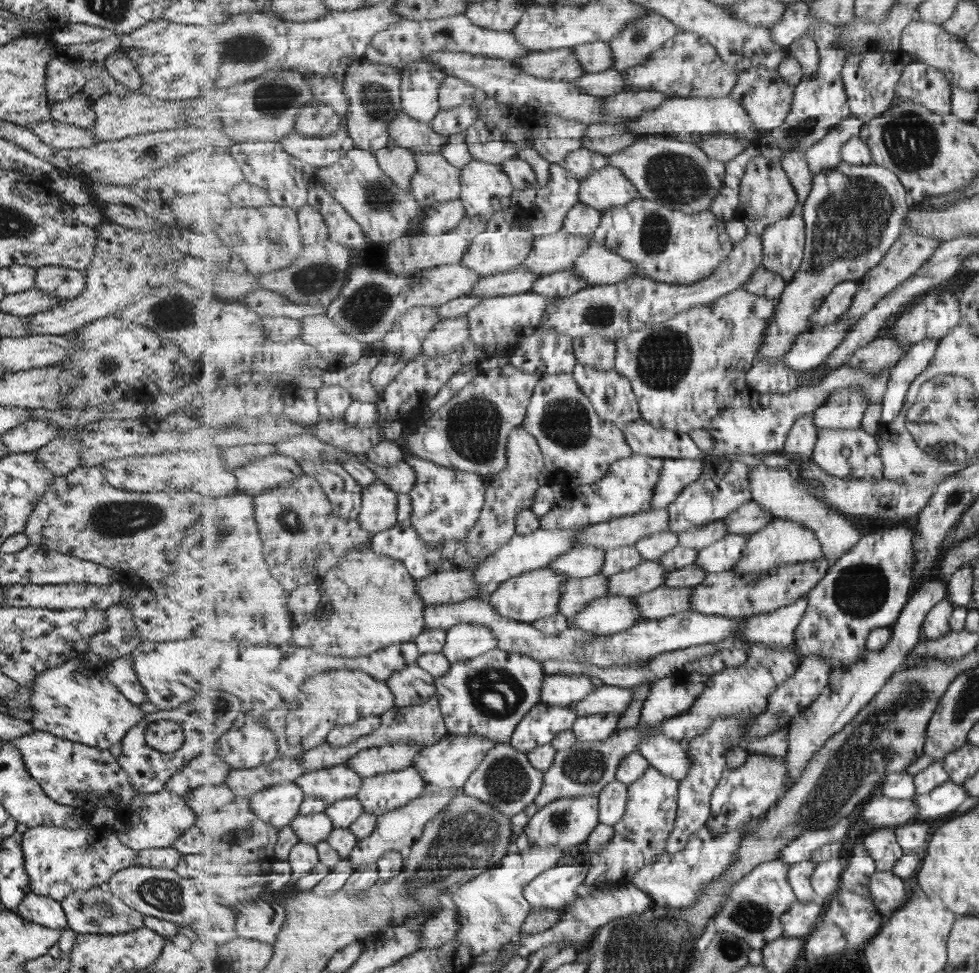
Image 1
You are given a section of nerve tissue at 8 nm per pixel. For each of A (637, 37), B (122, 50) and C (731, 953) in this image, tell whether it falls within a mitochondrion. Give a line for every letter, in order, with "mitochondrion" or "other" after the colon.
A: mitochondrion
B: other
C: mitochondrion

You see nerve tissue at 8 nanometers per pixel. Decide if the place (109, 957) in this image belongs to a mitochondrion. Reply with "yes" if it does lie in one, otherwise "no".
no

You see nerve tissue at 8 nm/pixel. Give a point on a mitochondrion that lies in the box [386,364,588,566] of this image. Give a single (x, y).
(473, 426)

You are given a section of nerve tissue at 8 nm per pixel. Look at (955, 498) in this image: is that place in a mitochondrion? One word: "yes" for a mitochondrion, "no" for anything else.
no

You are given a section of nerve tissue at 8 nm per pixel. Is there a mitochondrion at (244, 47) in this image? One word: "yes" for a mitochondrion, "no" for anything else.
yes

